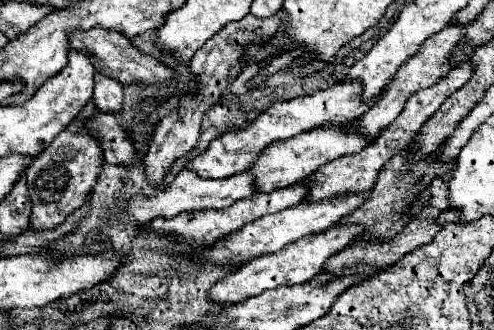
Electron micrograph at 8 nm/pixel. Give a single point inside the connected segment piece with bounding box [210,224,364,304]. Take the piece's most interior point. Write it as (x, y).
(297, 262)

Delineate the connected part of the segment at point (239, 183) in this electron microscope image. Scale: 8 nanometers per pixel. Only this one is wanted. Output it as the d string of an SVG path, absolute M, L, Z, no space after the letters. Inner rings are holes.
M184 168L172 182L172 186L158 190L156 196L138 196L138 200L130 200L130 216L138 222L150 222L156 216L162 218L172 218L178 216L180 212L190 212L190 210L208 210L208 208L226 208L230 204L234 204L236 200L248 198L250 194L256 192L256 184L254 184L254 176L250 172L240 172L234 174L230 178L222 178L222 180L206 180L200 178L194 170Z

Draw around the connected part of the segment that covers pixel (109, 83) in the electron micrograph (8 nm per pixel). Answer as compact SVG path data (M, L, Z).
M96 72L94 76L94 102L102 112L108 114L116 114L122 112L122 102L124 102L124 94L122 94L122 84L118 84L116 80L110 80L102 74Z

